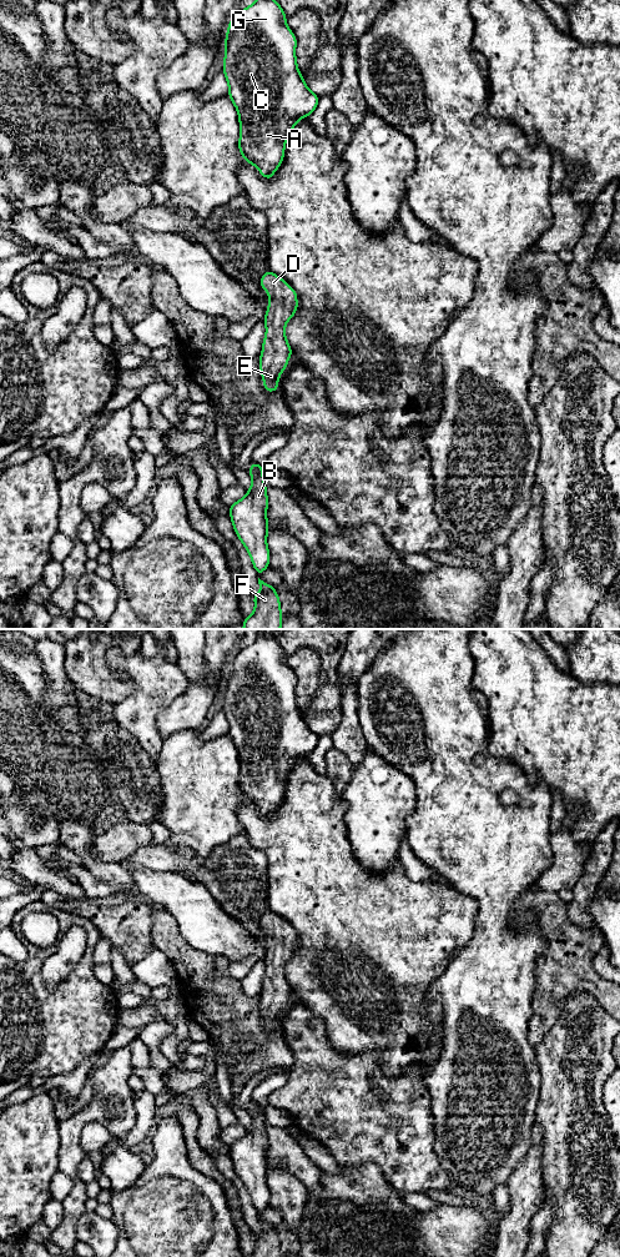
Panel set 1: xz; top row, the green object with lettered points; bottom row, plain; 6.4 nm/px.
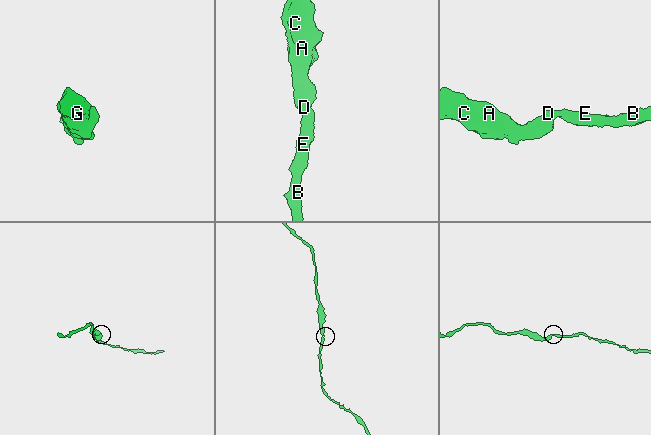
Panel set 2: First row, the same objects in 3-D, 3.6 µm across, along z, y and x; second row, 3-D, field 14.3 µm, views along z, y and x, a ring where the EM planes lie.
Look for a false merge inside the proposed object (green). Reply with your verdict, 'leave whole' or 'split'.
leave whole

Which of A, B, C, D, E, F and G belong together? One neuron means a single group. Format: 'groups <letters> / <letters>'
groups A B C D E F G

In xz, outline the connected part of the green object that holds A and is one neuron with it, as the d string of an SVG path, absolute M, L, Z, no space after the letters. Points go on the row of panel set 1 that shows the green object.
M256 0L241 10L228 22L225 40L223 74L228 84L228 96L240 121L238 150L247 164L254 165L261 176L271 180L284 159L286 141L296 124L308 117L317 107L319 96L304 82L297 66L297 39L286 24L287 14L276 0Z

